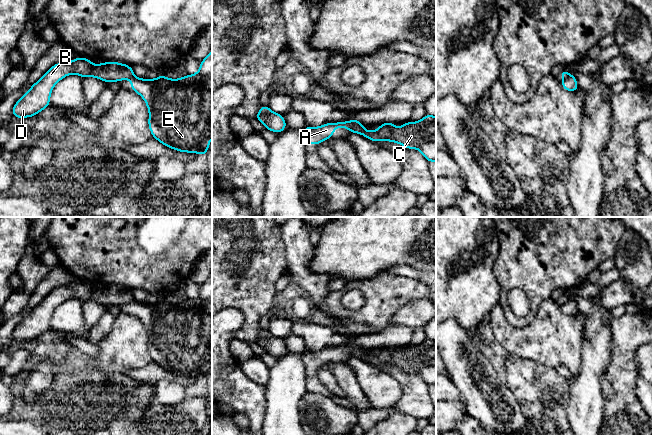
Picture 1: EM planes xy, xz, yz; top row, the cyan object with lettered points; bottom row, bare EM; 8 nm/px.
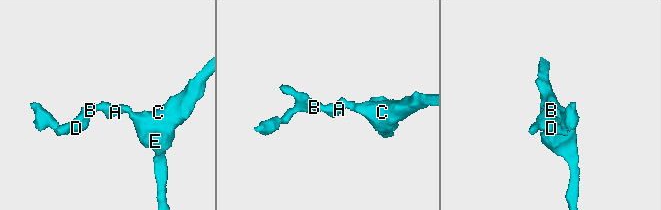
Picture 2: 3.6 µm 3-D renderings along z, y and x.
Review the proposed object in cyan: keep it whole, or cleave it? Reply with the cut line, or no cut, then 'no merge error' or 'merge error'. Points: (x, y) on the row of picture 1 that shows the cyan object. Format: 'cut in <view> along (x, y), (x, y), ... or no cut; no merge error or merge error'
cut in xz along (357, 122), (353, 131); merge error

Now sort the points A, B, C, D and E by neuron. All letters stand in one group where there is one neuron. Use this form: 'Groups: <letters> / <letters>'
Groups: A B D / C E

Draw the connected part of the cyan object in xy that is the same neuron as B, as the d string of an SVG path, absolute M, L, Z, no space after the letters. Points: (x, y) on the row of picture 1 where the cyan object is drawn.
M78 56L71 62L54 64L14 104L12 115L23 119L36 116L46 109L50 106L50 95L56 83L70 74L76 74L82 78L95 77L107 83L135 77L132 66L115 61L93 65L91 60Z

